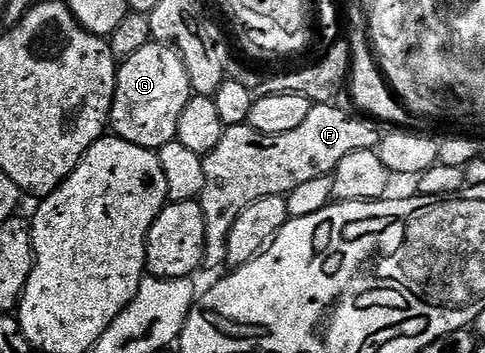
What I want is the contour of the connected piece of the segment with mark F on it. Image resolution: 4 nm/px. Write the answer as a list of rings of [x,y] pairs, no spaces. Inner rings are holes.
[[[334,103],[311,104],[304,123],[292,131],[284,131],[284,135],[261,133],[249,123],[231,125],[220,143],[216,143],[216,151],[203,157],[204,191],[200,204],[204,211],[204,265],[207,270],[226,265],[228,231],[232,231],[236,215],[240,215],[248,203],[256,203],[256,199],[264,199],[264,195],[285,197],[312,179],[331,176],[344,155],[377,146],[380,133],[369,125],[369,120],[361,116],[349,117],[336,106]]]

